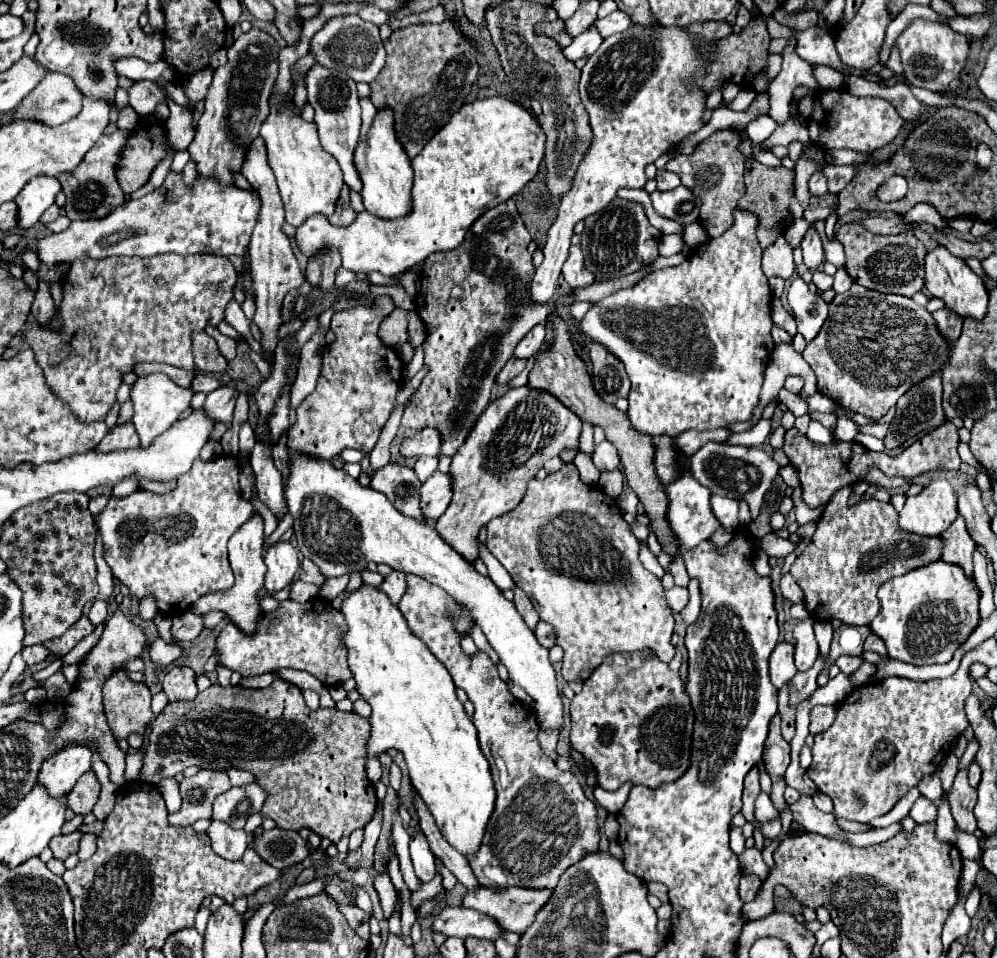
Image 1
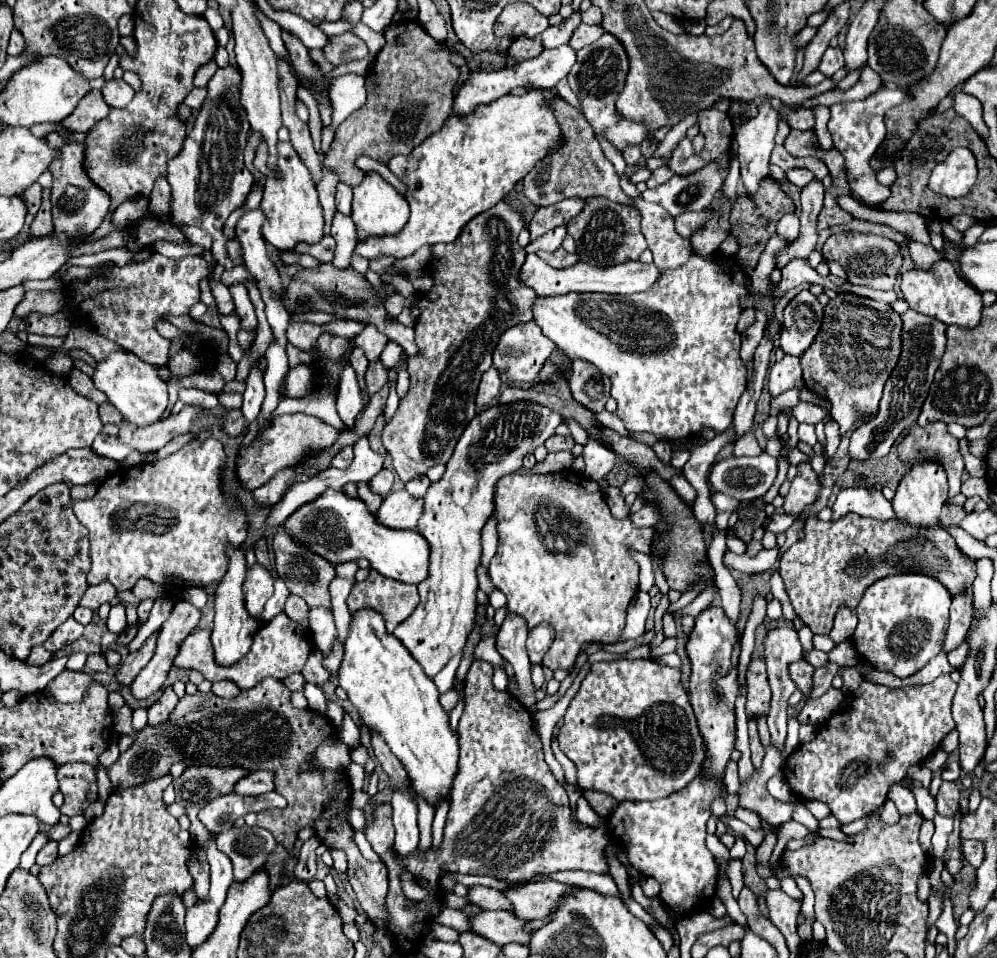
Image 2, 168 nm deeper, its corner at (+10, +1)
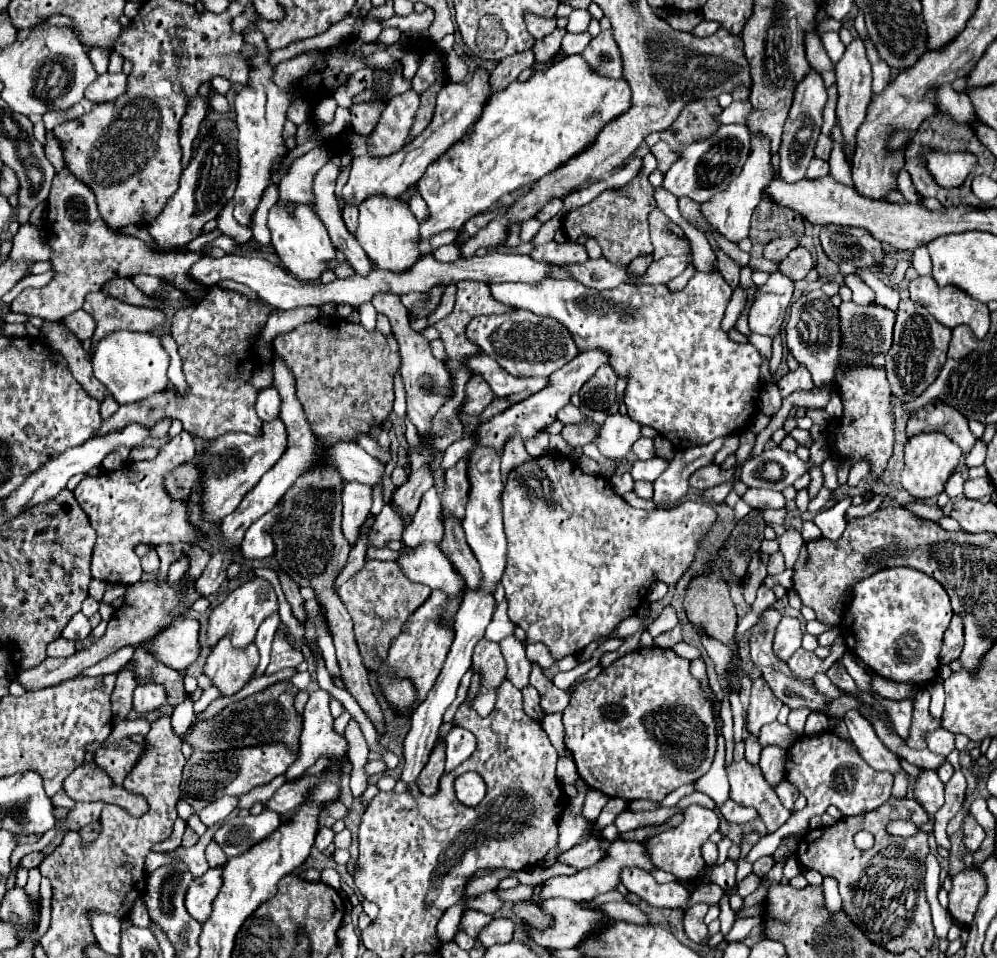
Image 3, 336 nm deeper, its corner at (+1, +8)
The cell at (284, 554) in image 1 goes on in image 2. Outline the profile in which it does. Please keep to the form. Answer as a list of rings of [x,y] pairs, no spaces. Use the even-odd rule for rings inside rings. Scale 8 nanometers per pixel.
[[[255,564],[247,572],[243,592],[245,592],[245,608],[247,608],[249,616],[257,618],[263,612],[265,602],[273,594],[273,578],[271,578],[271,574],[261,564]]]

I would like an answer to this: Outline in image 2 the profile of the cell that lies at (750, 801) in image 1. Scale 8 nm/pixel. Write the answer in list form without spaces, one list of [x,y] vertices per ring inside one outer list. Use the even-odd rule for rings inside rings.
[[[731,760],[725,768],[725,784],[727,784],[727,792],[735,794],[737,786],[739,786],[739,776],[737,776],[737,764]]]

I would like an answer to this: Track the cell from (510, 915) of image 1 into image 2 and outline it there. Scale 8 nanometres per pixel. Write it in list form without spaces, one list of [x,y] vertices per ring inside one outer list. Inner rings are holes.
[[[543,880],[543,882],[531,882],[519,888],[513,888],[505,892],[505,896],[513,904],[513,912],[523,918],[523,920],[539,920],[549,914],[553,914],[561,898],[571,894],[573,886],[569,884],[559,884],[553,880]]]

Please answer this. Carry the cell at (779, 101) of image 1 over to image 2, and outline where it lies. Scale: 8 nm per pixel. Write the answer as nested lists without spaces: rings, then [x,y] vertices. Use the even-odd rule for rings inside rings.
[[[769,102],[759,106],[757,118],[737,126],[733,132],[733,140],[737,142],[741,182],[745,186],[747,196],[753,196],[761,180],[771,176],[769,156],[775,146],[773,142],[775,132],[777,132],[777,112],[769,106]]]

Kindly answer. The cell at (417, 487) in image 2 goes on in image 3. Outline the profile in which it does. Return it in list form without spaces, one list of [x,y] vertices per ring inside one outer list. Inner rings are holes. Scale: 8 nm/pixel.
[[[430,487],[420,501],[420,507],[410,523],[410,529],[406,529],[406,535],[402,535],[402,543],[406,547],[420,545],[422,541],[440,543],[444,537],[444,525],[440,517],[440,497],[438,487]]]

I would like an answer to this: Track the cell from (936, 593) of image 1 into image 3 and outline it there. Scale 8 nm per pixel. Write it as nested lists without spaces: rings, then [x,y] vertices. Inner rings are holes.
[[[890,567],[882,569],[880,573],[874,573],[872,577],[860,581],[854,587],[854,599],[846,605],[840,631],[844,635],[846,647],[852,649],[854,655],[862,659],[862,663],[874,673],[892,681],[908,681],[918,687],[924,687],[938,675],[942,635],[948,629],[952,615],[954,613],[950,607],[950,597],[934,577],[908,567]]]

